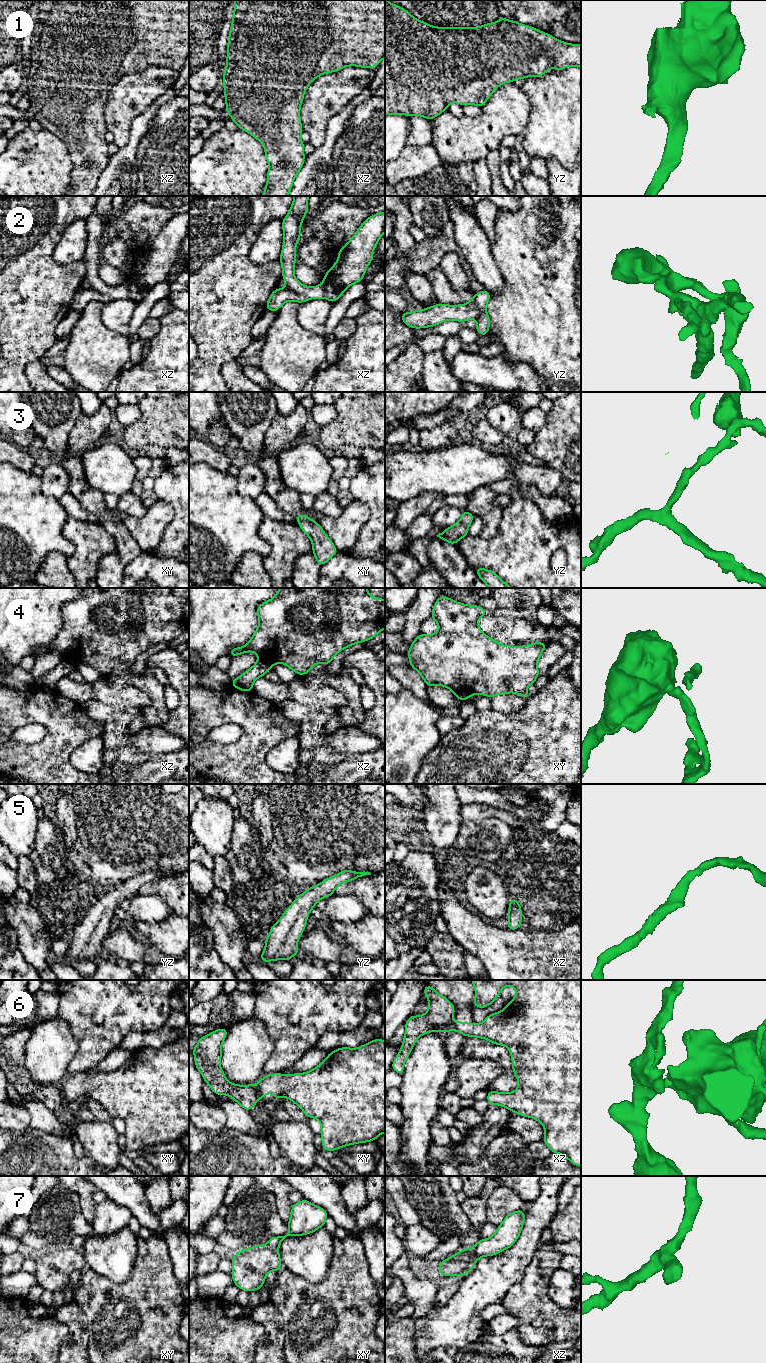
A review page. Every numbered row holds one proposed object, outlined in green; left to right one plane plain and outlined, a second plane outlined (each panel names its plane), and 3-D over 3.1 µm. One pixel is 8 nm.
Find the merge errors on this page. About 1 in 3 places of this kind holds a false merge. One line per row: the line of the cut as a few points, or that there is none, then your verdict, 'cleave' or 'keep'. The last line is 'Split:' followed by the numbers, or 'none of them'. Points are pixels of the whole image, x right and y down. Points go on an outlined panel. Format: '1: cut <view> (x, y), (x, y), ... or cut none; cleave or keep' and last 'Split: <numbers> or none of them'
1: cut none; keep
2: cut xz (286, 287), (309, 299); cleave
3: cut none; keep
4: cut xy (453, 690), (459, 691), (468, 697); cleave
5: cut none; keep
6: cut xy (255, 1085), (259, 1096); cleave
7: cut xz (470, 1249), (470, 1263), (463, 1274); cleave
Split: 2, 4, 6, 7

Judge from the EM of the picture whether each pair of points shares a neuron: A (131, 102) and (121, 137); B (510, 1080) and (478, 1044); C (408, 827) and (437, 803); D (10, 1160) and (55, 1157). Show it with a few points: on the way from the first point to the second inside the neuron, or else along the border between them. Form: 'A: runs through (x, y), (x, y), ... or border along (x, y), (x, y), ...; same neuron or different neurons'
A: runs through (122, 111), (121, 128); same neuron
B: runs through (507, 1069), (507, 1066), (493, 1052), (489, 1051); same neuron
C: border along (422, 811), (423, 823), (429, 837); different neurons
D: runs through (21, 1160), (44, 1160); same neuron

